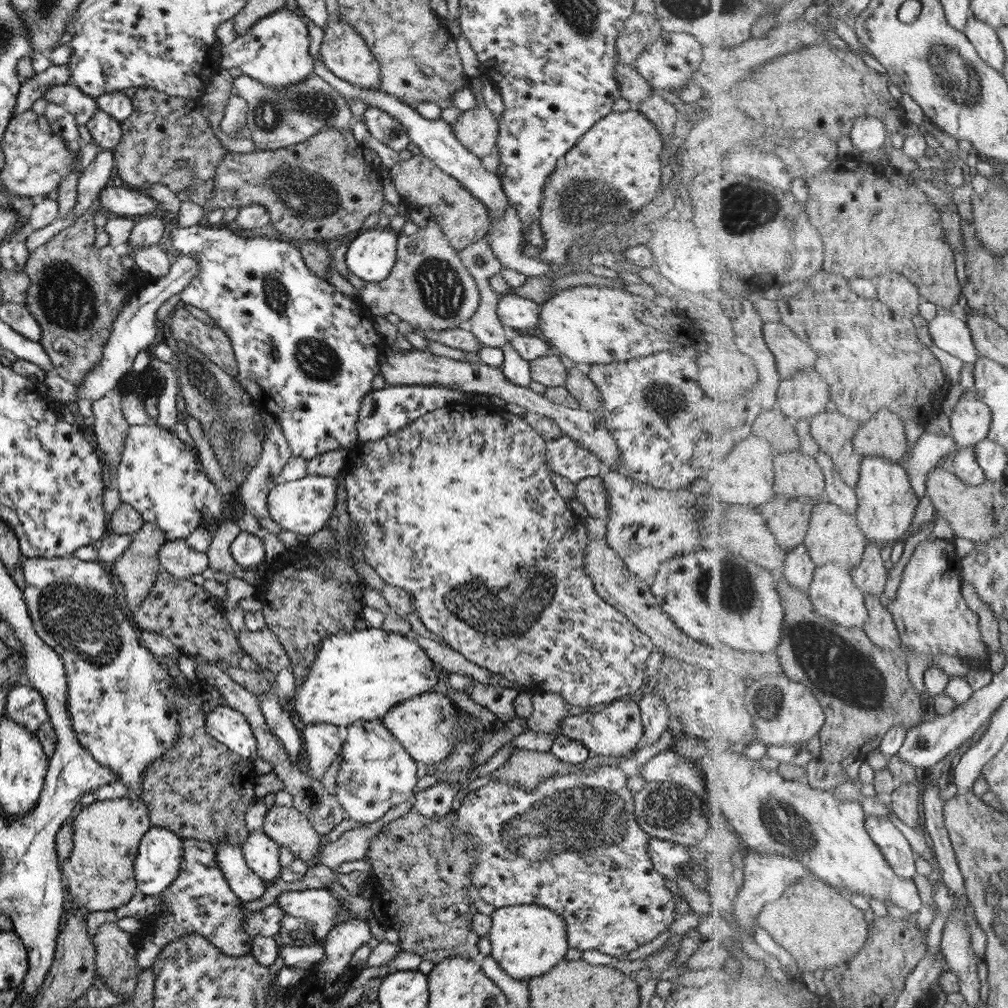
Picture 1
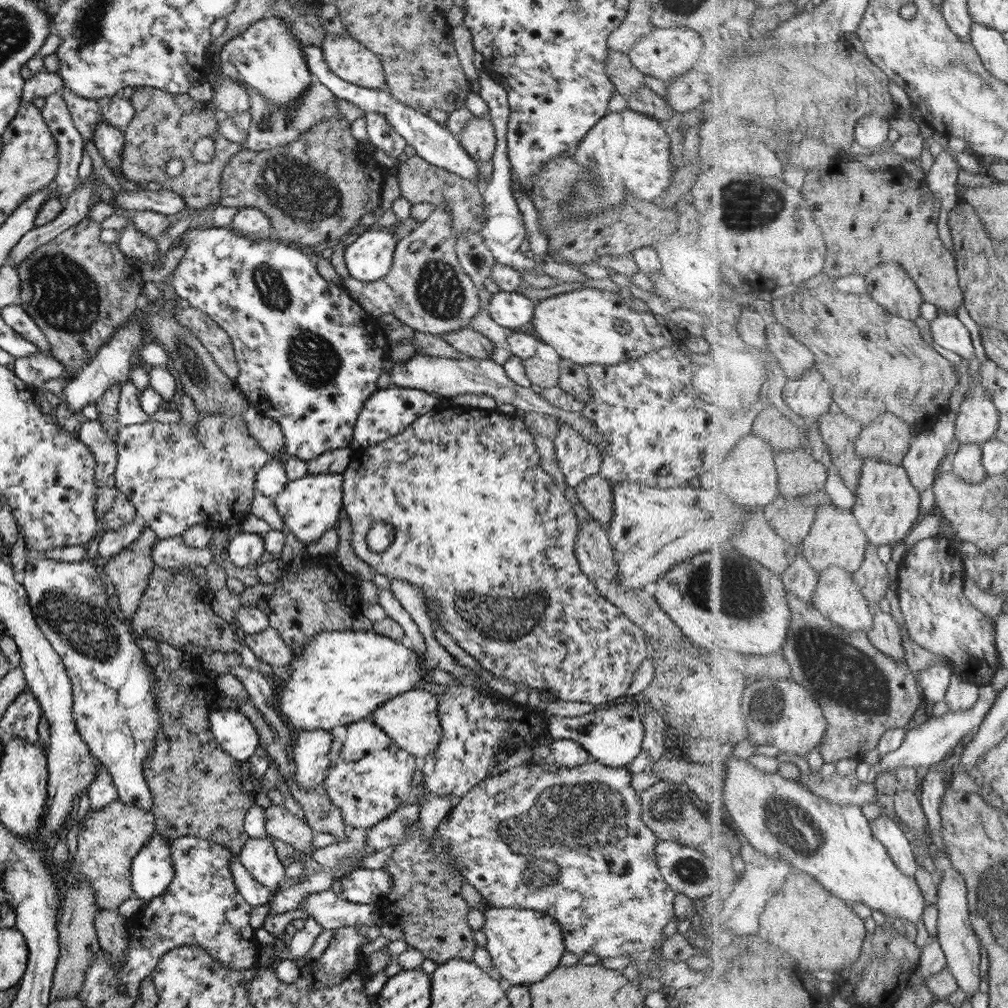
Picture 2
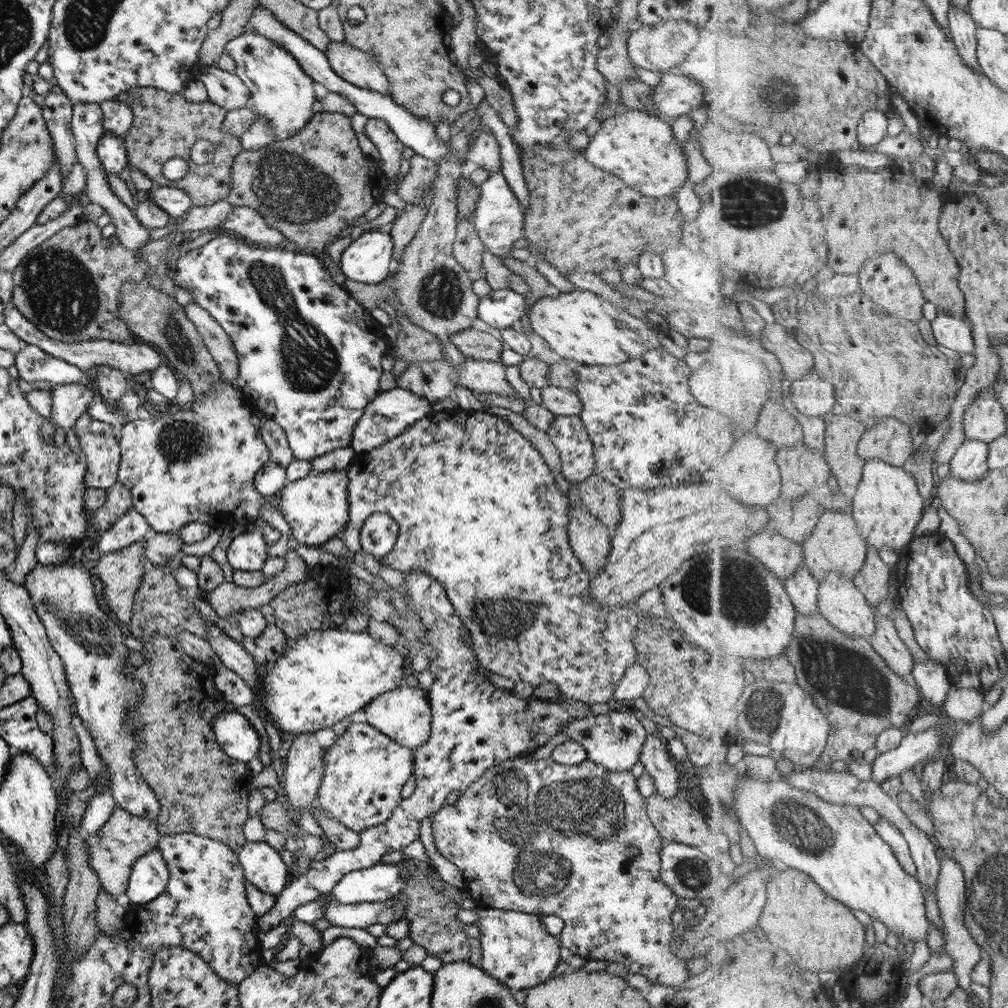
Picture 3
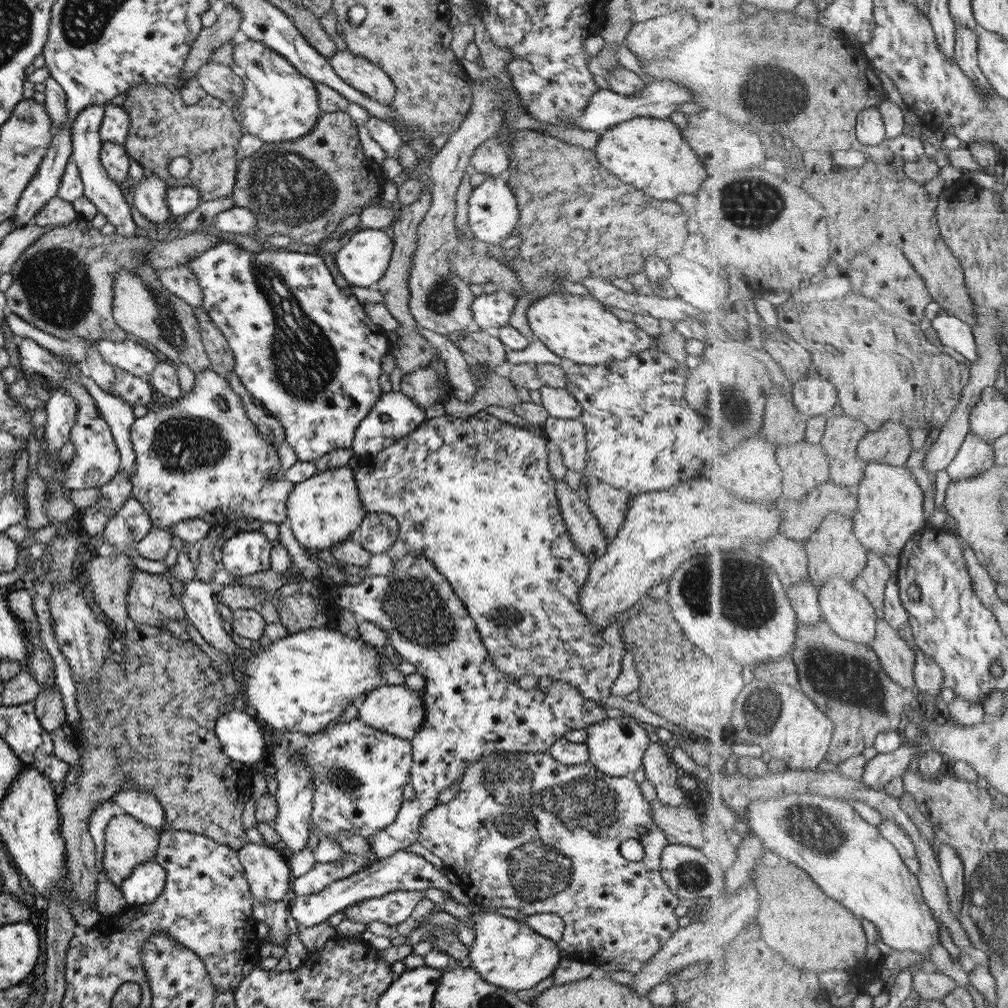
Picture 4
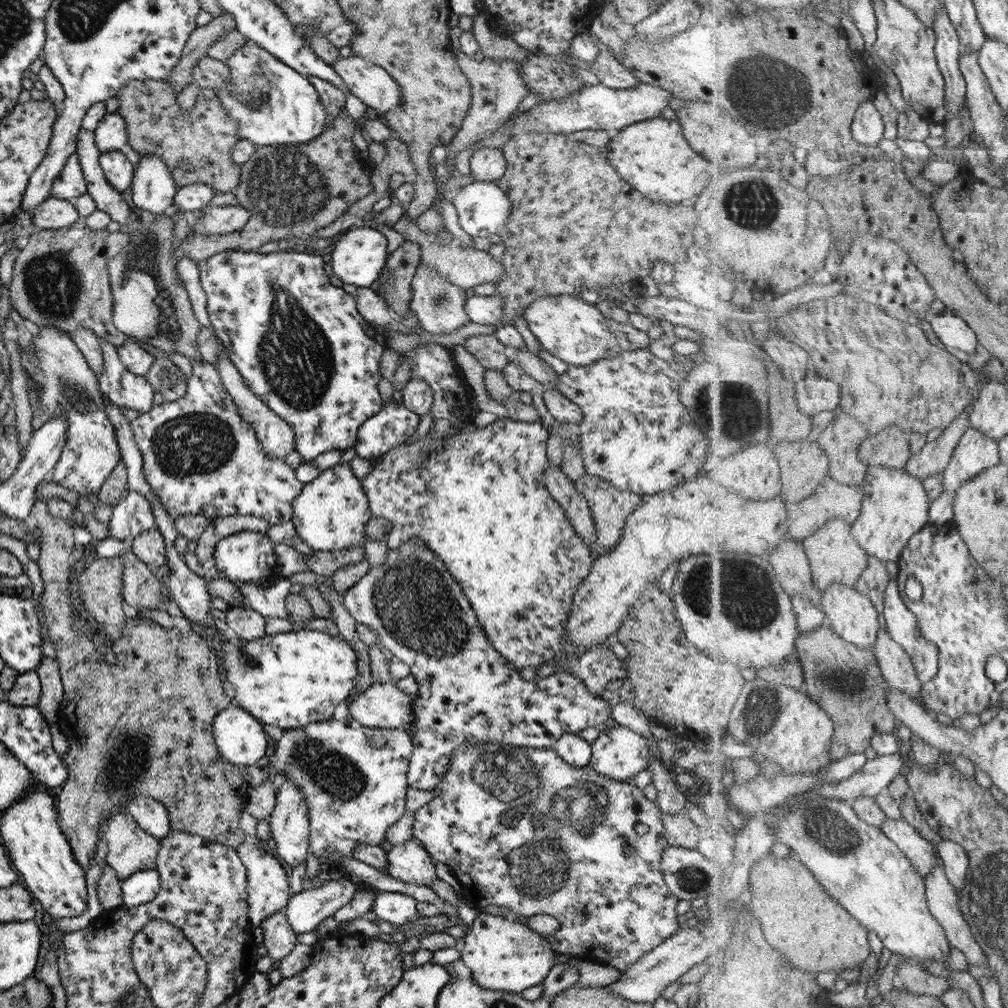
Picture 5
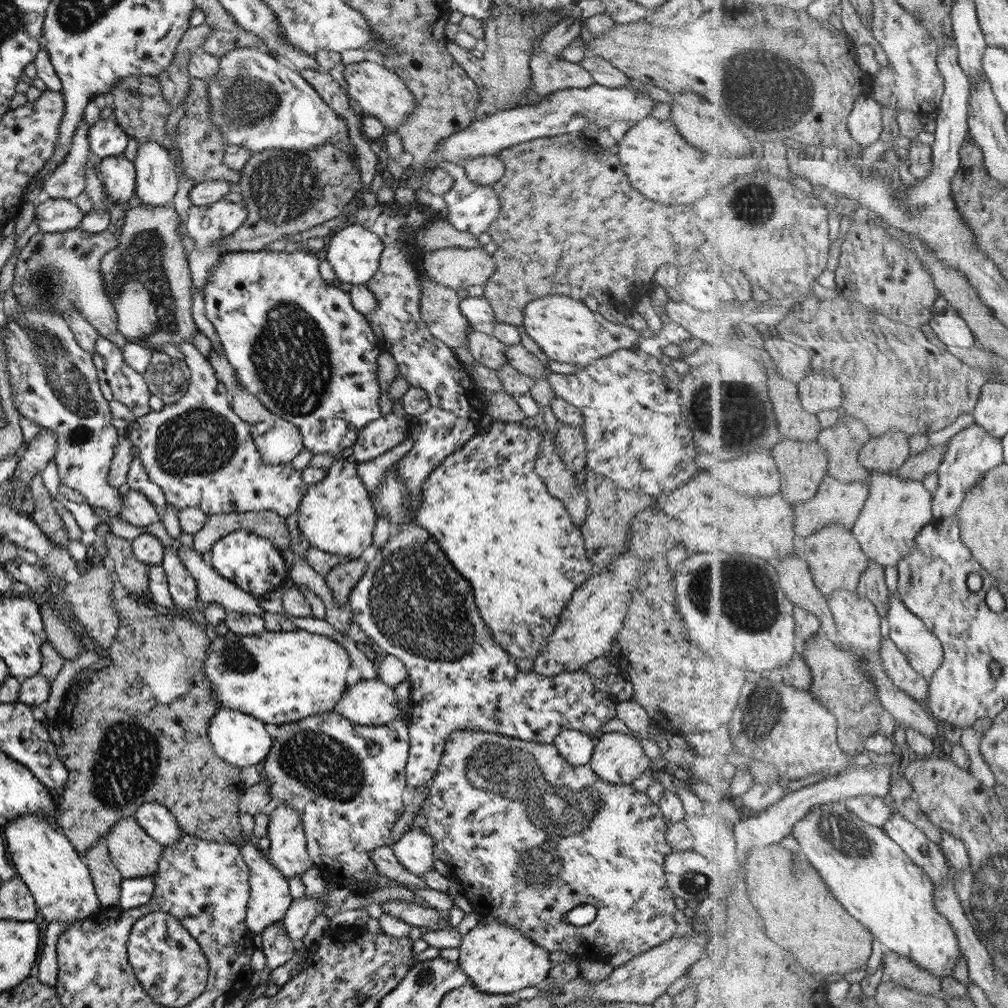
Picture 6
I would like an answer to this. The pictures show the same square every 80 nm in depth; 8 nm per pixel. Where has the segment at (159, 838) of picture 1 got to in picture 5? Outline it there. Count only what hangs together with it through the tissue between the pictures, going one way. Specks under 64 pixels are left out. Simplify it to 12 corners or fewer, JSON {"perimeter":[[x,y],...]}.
{"perimeter":[[157,869],[120,883],[122,905],[145,905],[159,892]]}

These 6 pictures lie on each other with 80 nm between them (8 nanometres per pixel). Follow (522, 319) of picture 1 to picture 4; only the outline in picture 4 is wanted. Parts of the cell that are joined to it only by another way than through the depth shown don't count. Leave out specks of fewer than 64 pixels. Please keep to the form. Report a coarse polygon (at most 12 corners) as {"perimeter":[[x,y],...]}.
{"perimeter":[[501,288],[475,296],[474,327],[507,325],[516,298]]}

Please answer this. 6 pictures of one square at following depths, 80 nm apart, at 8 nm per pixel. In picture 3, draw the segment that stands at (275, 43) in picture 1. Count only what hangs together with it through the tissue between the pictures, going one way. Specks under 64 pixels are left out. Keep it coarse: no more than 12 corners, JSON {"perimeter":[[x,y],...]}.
{"perimeter":[[255,31],[228,40],[247,110],[286,139],[313,116],[319,88]]}

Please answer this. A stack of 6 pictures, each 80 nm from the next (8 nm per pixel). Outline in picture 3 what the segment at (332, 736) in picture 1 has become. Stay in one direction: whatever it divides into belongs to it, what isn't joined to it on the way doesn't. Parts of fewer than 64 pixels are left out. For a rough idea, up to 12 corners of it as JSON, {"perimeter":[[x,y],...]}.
{"perimeter":[[313,734],[297,735],[283,760],[283,794],[310,810],[324,767]]}

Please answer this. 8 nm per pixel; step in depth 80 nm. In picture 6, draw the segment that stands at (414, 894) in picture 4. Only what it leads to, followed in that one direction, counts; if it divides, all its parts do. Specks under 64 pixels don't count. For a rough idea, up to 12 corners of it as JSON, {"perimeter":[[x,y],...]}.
{"perimeter":[[383,902],[381,911],[410,927],[449,929],[446,916],[414,902]]}

